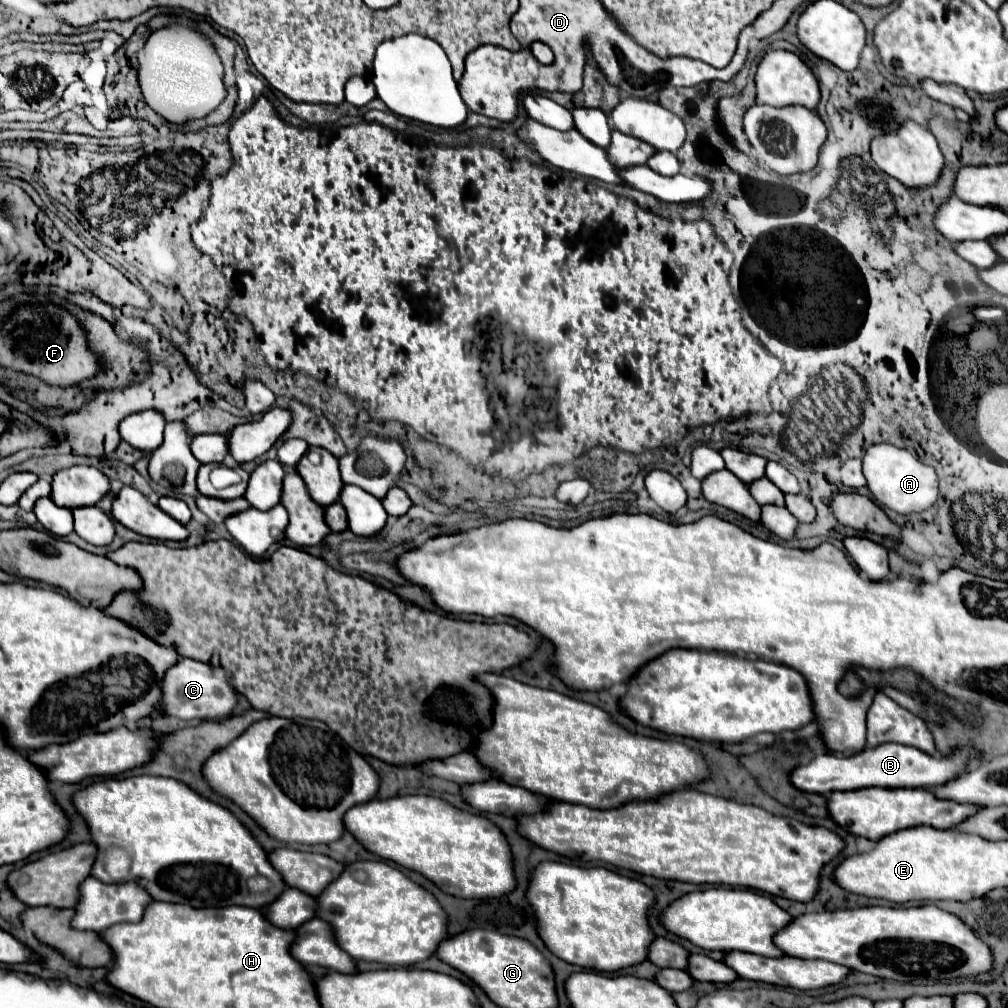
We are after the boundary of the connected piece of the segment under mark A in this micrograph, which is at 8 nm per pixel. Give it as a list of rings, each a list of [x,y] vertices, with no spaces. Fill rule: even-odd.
[[[874,444],[866,450],[862,472],[874,498],[898,514],[912,514],[930,508],[938,498],[938,476],[932,466],[916,460],[908,450],[892,444]]]

